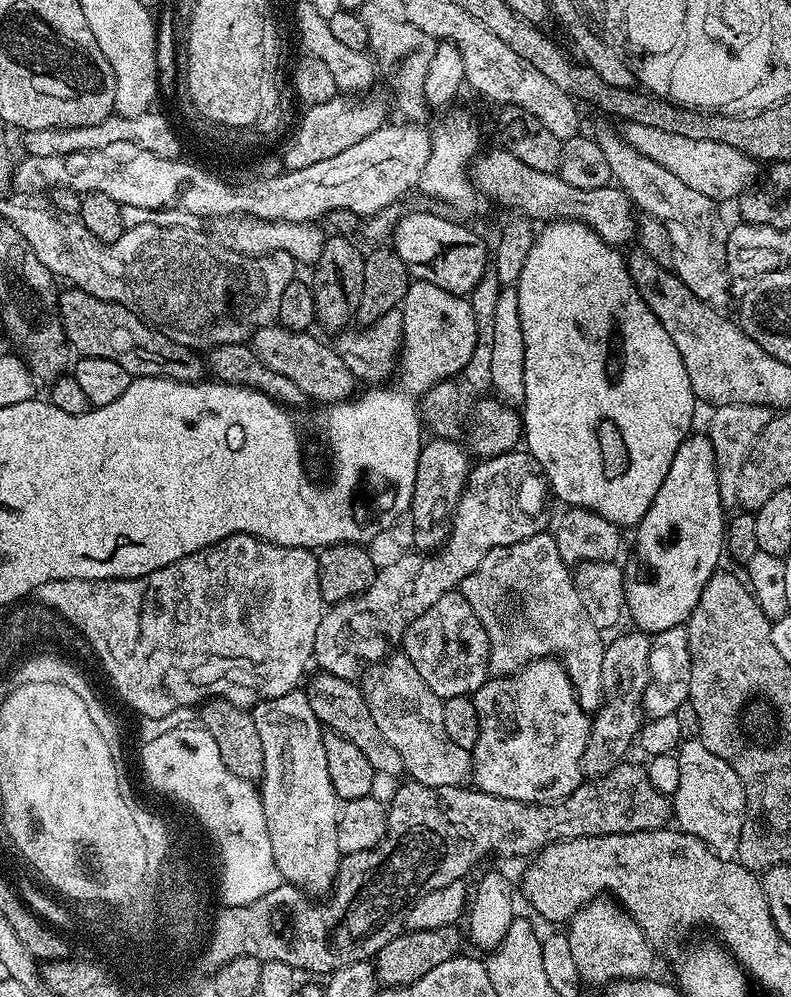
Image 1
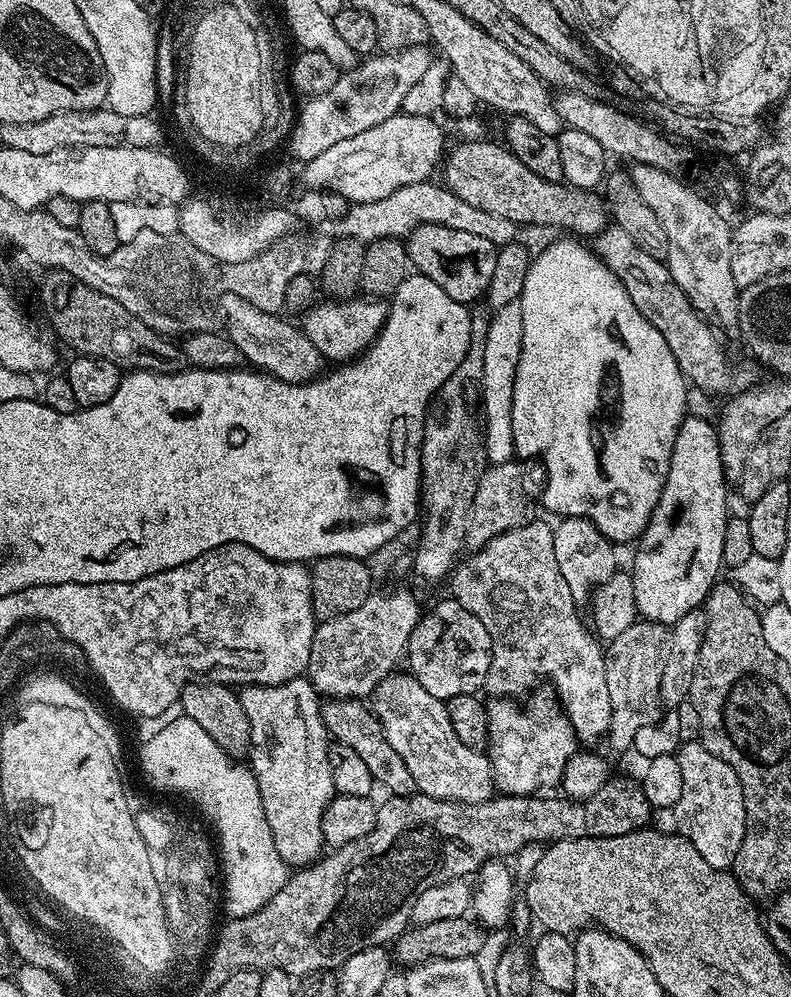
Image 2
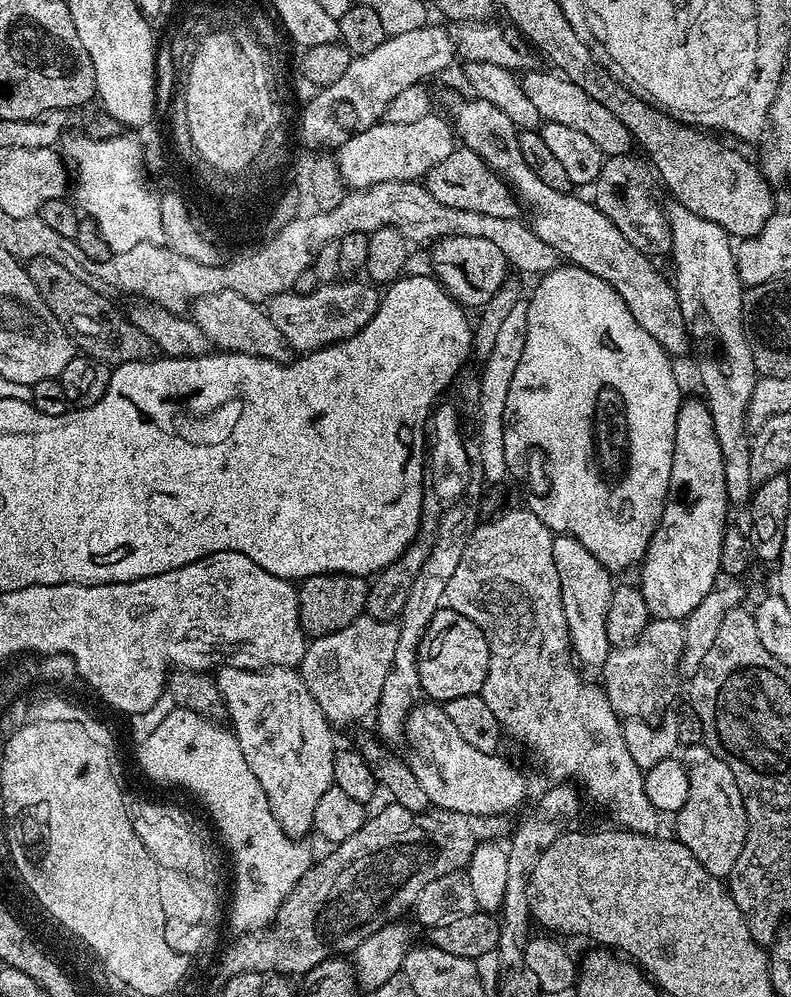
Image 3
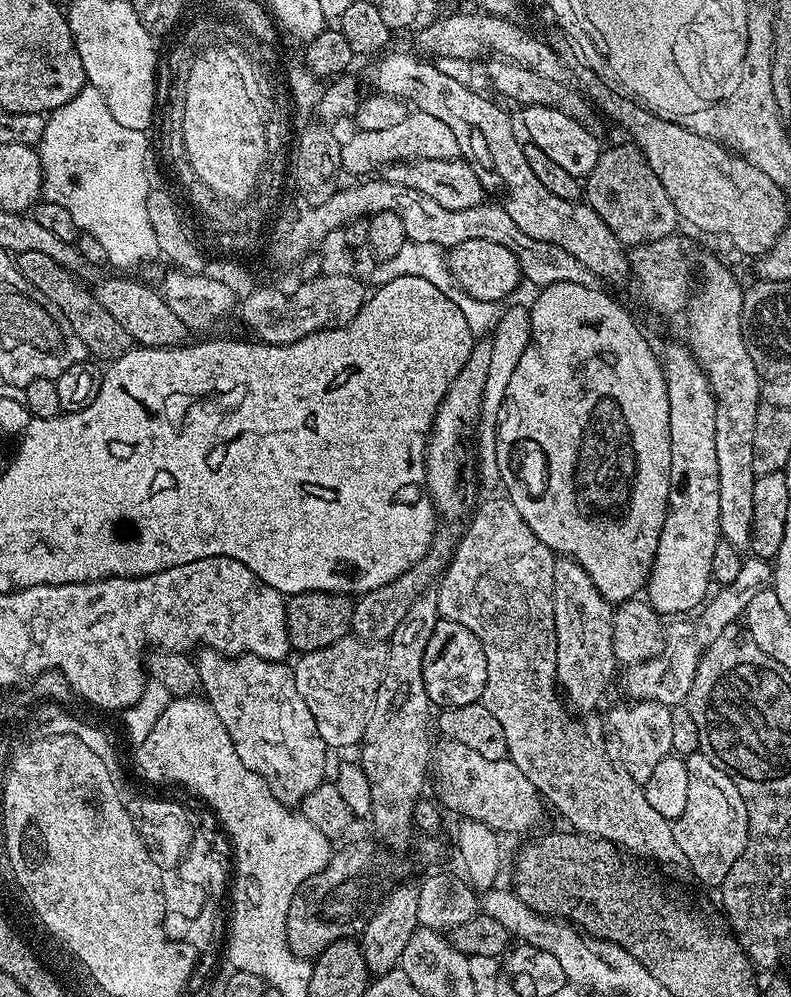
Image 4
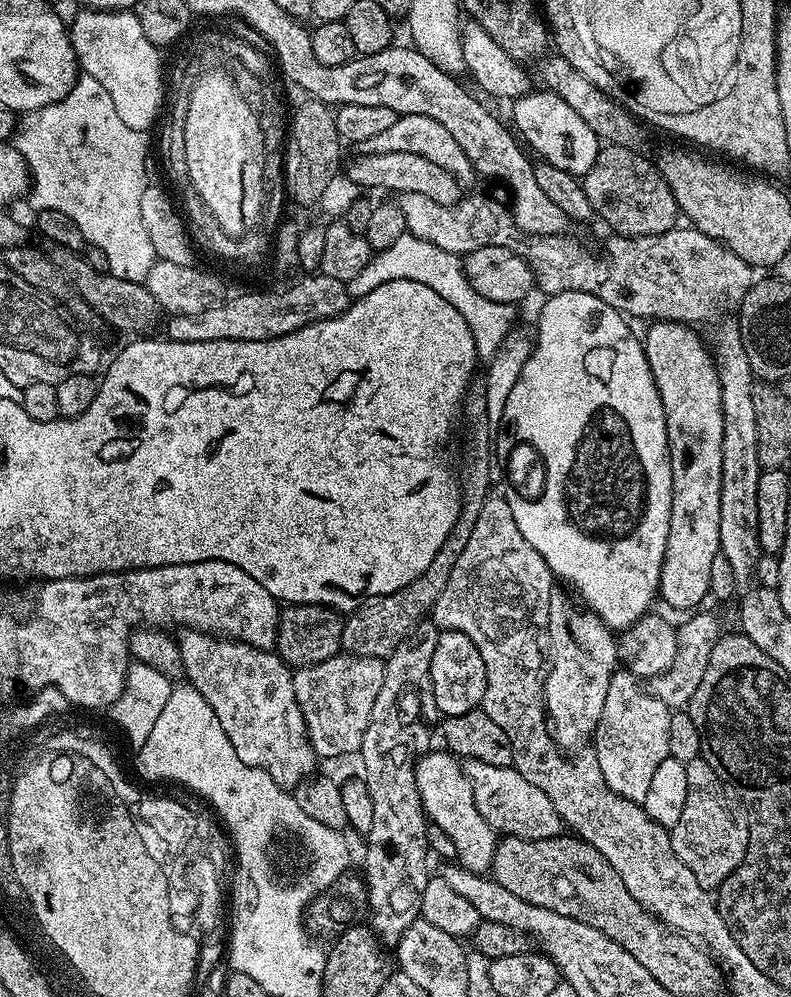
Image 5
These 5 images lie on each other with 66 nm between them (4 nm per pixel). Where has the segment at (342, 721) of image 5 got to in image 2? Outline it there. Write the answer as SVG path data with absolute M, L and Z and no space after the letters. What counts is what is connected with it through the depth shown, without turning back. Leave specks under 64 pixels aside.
M400 588L381 596L371 594L356 610L319 621L310 646L307 679L324 698L359 700L371 697L376 687L397 671L396 663L405 659L408 639L421 615L422 607L415 594Z

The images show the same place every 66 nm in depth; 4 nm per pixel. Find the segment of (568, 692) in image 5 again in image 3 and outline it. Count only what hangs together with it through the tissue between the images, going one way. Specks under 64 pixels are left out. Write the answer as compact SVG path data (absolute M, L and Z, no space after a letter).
M553 535L554 566L562 586L562 610L566 614L568 636L572 640L575 659L588 668L603 669L610 651L606 638L606 610L610 610L610 598L614 587L613 573L594 558L573 536Z

